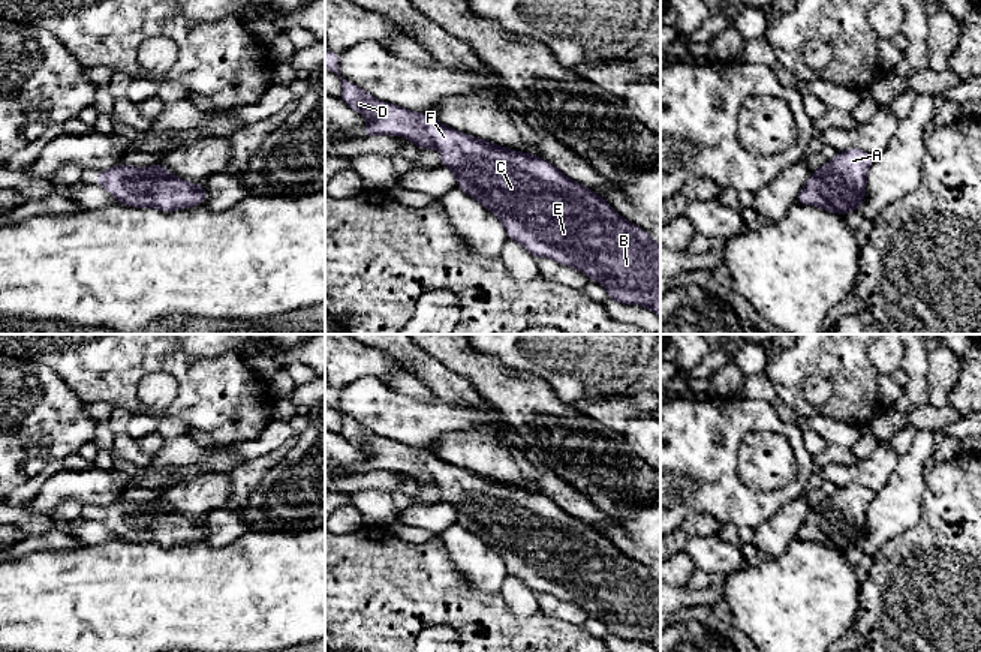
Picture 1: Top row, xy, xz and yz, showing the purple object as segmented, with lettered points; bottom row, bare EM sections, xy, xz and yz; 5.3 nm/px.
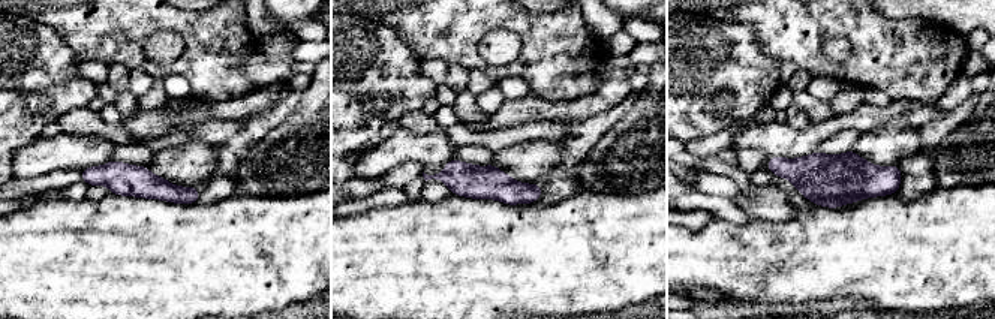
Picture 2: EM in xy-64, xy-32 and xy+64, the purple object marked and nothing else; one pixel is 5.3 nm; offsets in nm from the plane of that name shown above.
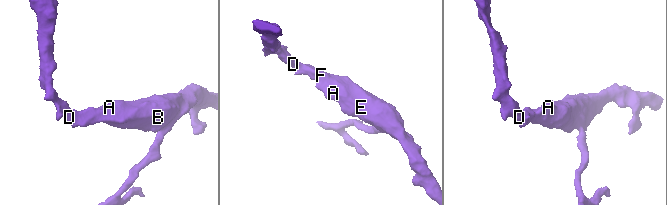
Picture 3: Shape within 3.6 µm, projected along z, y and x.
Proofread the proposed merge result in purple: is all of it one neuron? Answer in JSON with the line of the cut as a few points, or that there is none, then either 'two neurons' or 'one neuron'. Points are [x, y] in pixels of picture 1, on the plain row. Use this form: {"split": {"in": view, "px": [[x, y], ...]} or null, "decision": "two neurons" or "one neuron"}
{"split": null, "decision": "one neuron"}

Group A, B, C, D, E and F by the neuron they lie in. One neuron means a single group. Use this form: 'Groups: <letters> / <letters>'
Groups: A B C D E F

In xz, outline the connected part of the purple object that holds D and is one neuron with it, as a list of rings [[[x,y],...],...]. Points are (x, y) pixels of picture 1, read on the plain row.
[[[327,385],[325,405],[341,415],[340,435],[367,454],[362,472],[403,472],[418,486],[437,486],[442,502],[455,510],[457,523],[494,549],[508,574],[535,594],[550,594],[580,606],[599,618],[613,639],[640,640],[660,652],[660,582],[646,565],[622,553],[601,531],[566,513],[538,490],[500,483],[448,463],[433,451],[373,433],[338,411],[338,393],[338,388]]]

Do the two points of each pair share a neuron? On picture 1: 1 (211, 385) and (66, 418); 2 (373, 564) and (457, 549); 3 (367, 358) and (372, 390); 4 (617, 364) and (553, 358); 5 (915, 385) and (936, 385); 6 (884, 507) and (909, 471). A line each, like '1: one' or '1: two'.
1: two
2: two
3: two
4: one
5: two
6: one

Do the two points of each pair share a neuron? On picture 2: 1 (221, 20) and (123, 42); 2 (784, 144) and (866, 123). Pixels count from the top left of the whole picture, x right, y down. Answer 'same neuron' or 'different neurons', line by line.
1: same neuron
2: same neuron

